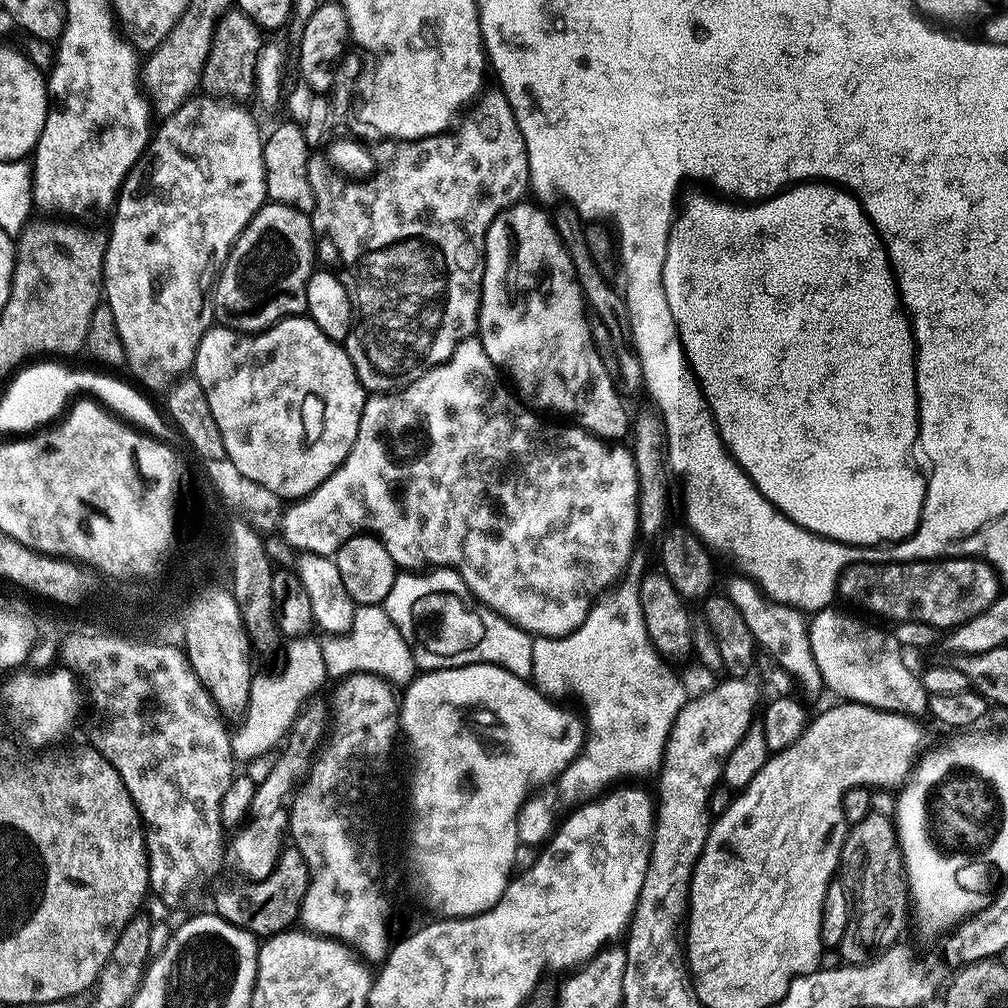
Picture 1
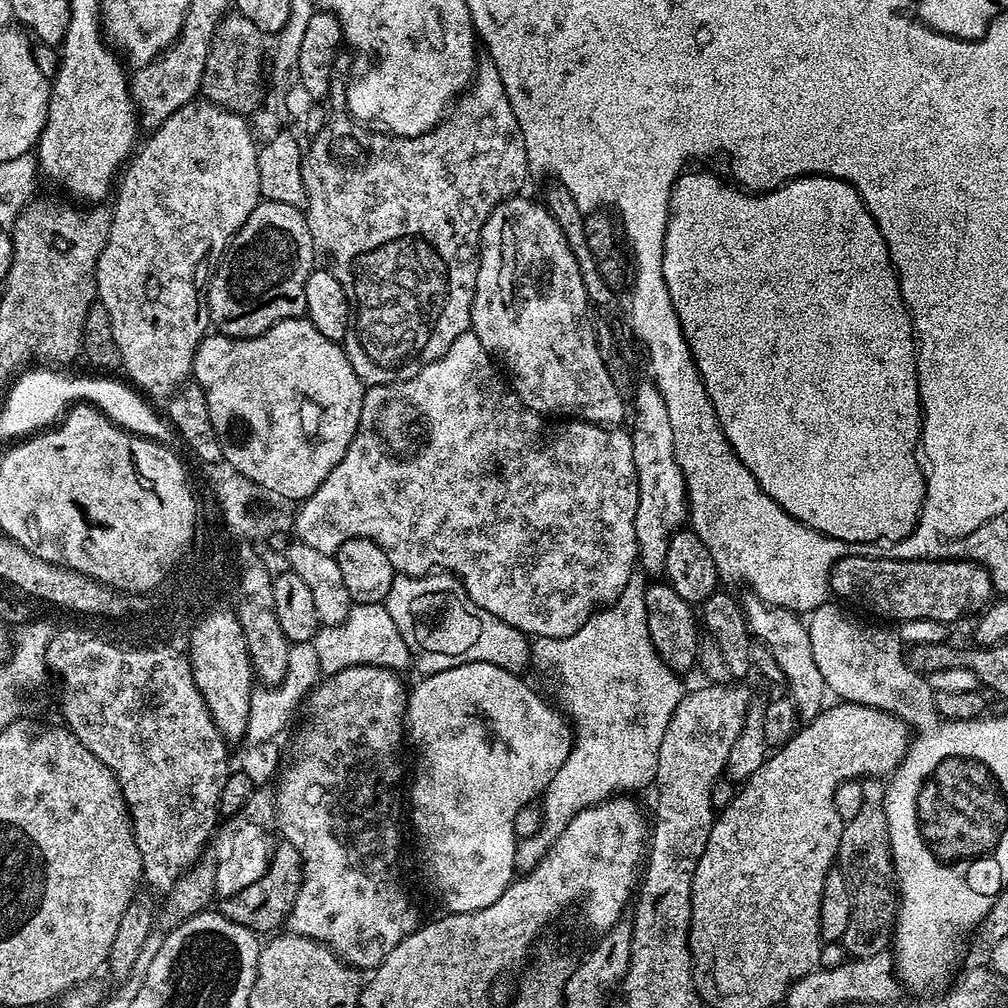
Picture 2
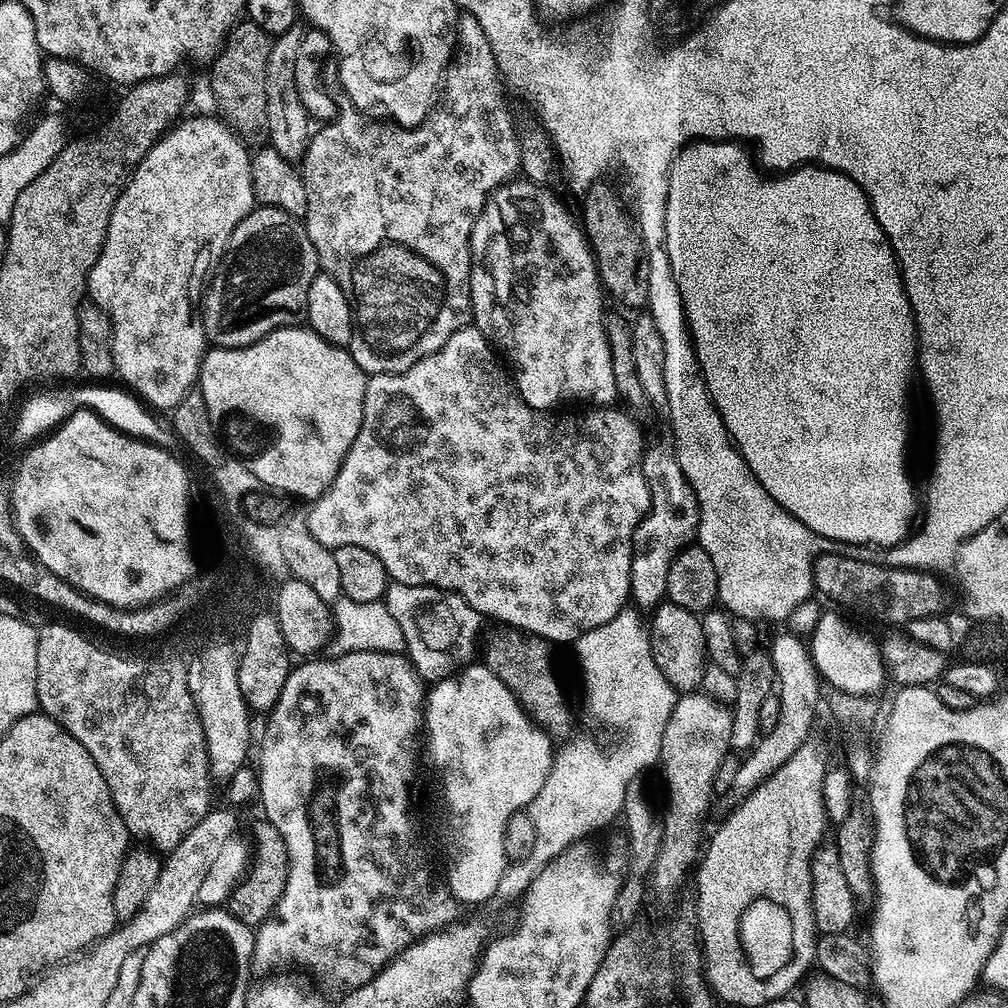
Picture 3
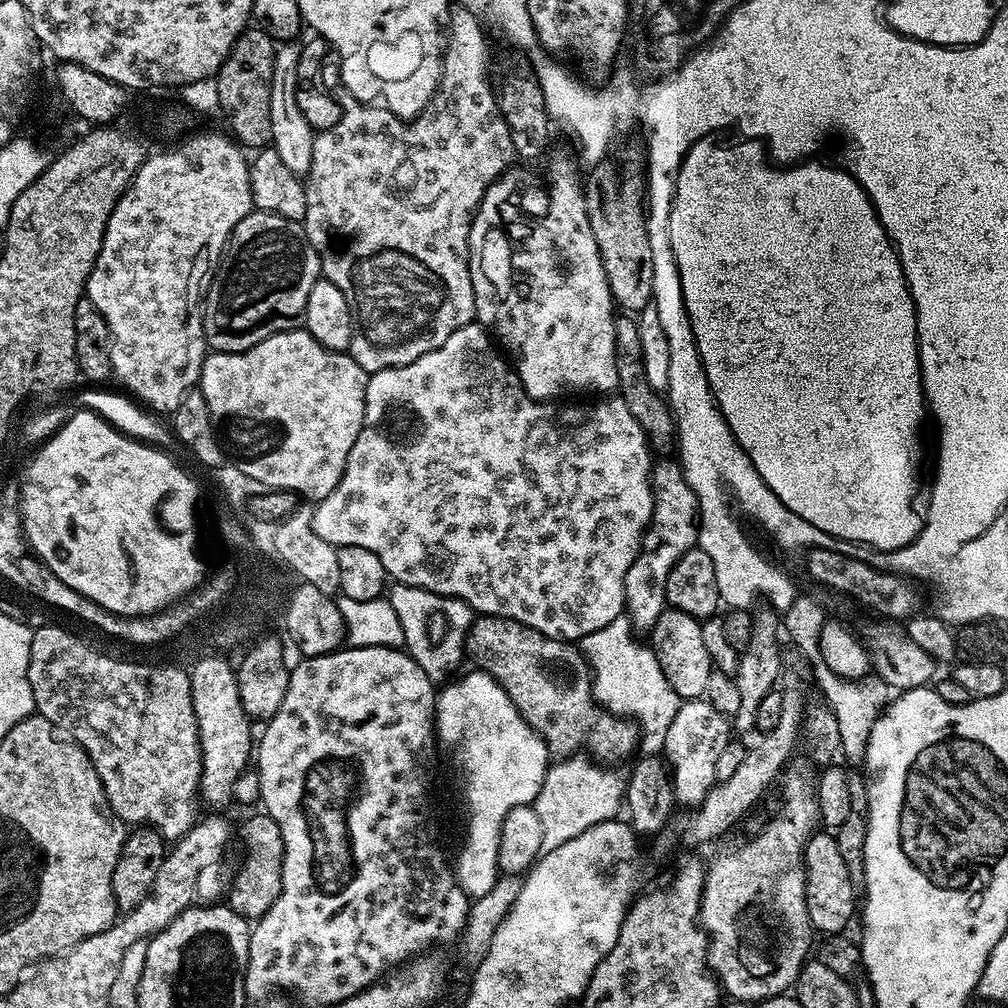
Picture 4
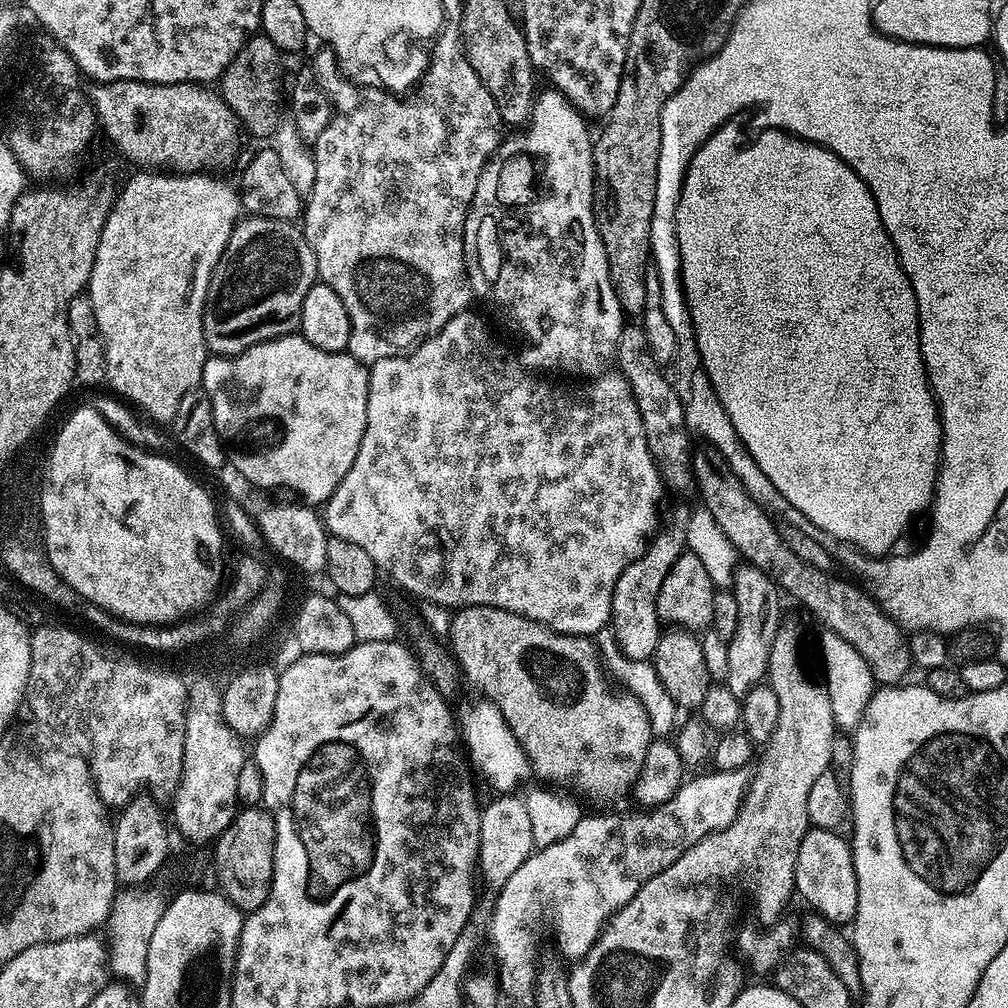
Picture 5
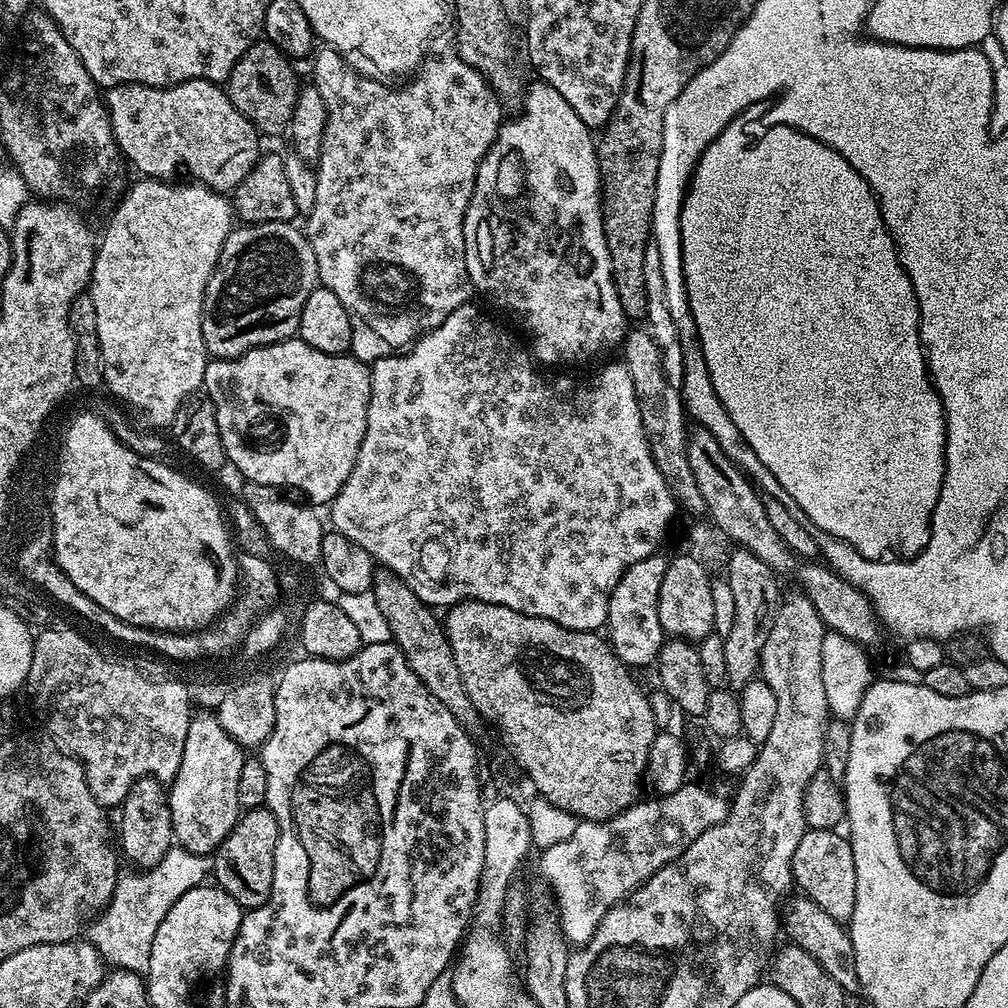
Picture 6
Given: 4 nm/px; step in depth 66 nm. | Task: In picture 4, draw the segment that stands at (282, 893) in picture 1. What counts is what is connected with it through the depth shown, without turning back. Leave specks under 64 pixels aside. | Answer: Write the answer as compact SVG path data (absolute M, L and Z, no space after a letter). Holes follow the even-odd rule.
M267 814L248 816L240 828L240 840L244 843L244 857L240 860L240 868L235 869L231 884L227 888L227 907L234 909L243 920L255 922L274 906L278 894L282 890L282 866L284 865L284 843L282 830L278 830L278 822Z

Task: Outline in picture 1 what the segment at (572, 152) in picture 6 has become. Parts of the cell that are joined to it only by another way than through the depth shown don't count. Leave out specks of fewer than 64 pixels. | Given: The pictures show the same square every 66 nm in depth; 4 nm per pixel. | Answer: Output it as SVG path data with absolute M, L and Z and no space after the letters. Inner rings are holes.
M523 203L513 204L511 208L500 212L486 236L478 325L482 350L495 368L507 377L511 387L533 409L541 413L557 412L560 416L569 416L572 419L569 421L605 442L623 441L620 439L623 436L625 439L630 432L630 415L624 409L626 400L613 373L606 370L600 349L592 341L590 320L588 316L584 317L584 294L575 278L570 254L556 233L549 213L524 207Z

